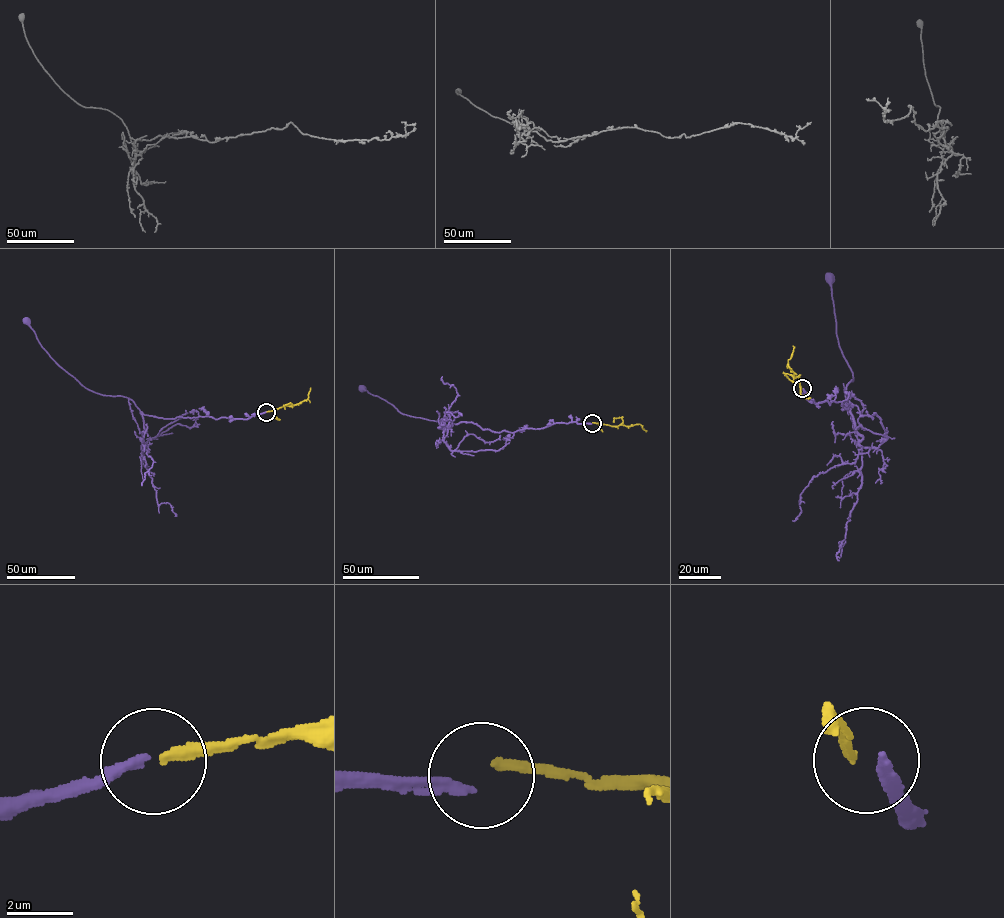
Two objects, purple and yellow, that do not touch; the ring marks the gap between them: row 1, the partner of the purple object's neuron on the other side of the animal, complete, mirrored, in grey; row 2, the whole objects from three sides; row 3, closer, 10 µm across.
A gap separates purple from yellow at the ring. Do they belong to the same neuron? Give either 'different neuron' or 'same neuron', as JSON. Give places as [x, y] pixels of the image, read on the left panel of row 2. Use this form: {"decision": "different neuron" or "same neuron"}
{"decision": "different neuron"}

